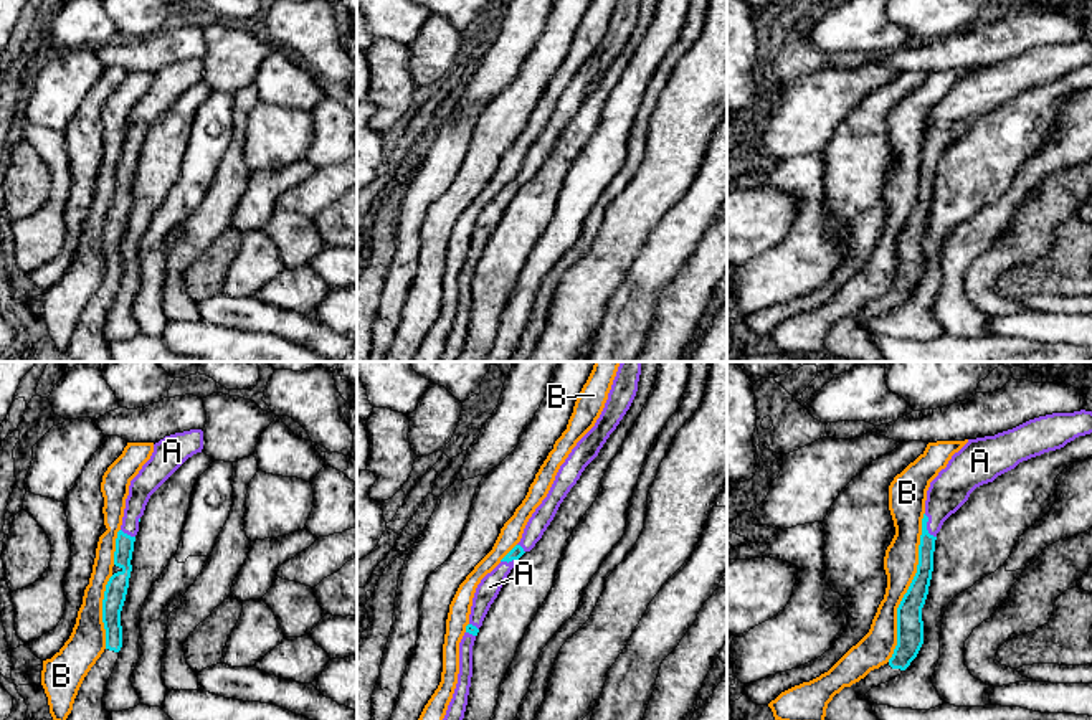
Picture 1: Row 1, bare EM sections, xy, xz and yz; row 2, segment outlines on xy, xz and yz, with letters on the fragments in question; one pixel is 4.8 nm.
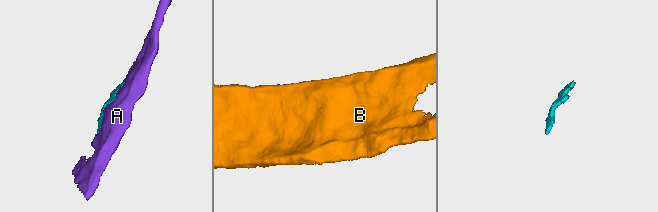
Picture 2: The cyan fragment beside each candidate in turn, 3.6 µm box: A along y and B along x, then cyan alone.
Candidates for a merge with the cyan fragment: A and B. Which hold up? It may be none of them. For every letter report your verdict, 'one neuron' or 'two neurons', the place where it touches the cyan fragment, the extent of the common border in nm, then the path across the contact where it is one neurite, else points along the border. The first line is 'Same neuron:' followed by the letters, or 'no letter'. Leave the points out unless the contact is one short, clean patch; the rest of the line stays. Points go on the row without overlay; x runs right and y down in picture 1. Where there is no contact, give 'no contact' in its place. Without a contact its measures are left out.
Same neuron: A
A: one neuron; meets cyan in yz at (925, 157); contact 130 nm long
B: two neurons; meets cyan in yz at (909, 217); contact 750 nm long

